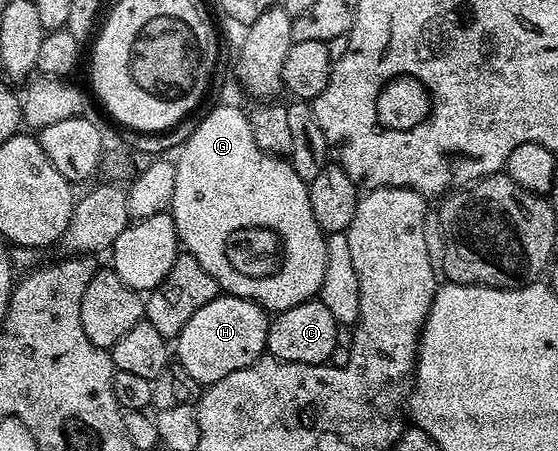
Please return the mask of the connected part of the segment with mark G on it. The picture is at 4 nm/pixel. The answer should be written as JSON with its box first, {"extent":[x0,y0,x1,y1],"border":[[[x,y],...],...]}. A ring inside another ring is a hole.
{"extent":[168,105,328,312],"border":[[[215,105],[206,113],[176,154],[176,192],[172,192],[168,213],[174,218],[181,249],[200,260],[200,265],[216,280],[219,291],[248,298],[267,312],[311,301],[322,289],[328,256],[327,235],[316,224],[316,216],[312,216],[309,185],[296,176],[296,168],[285,157],[265,154],[260,144],[252,140],[245,109],[222,105]]]}

